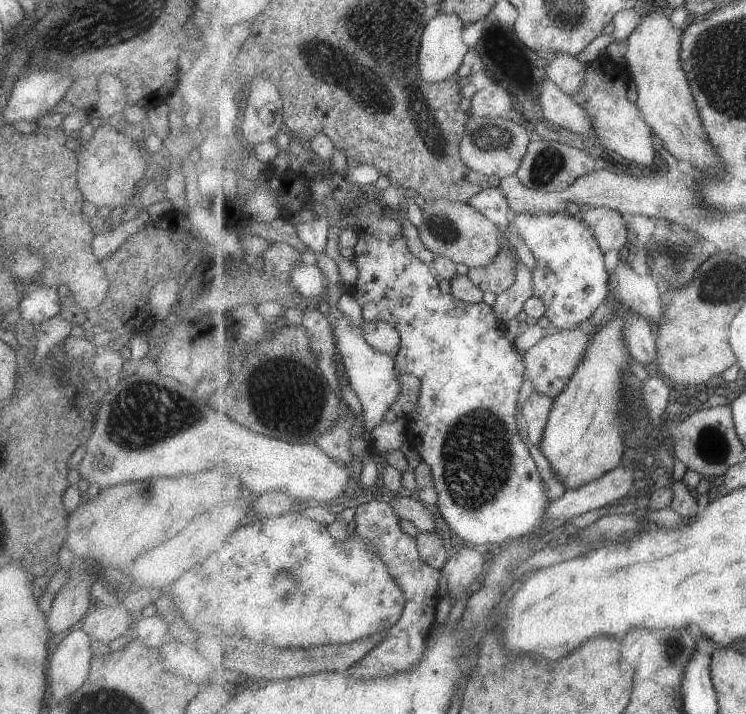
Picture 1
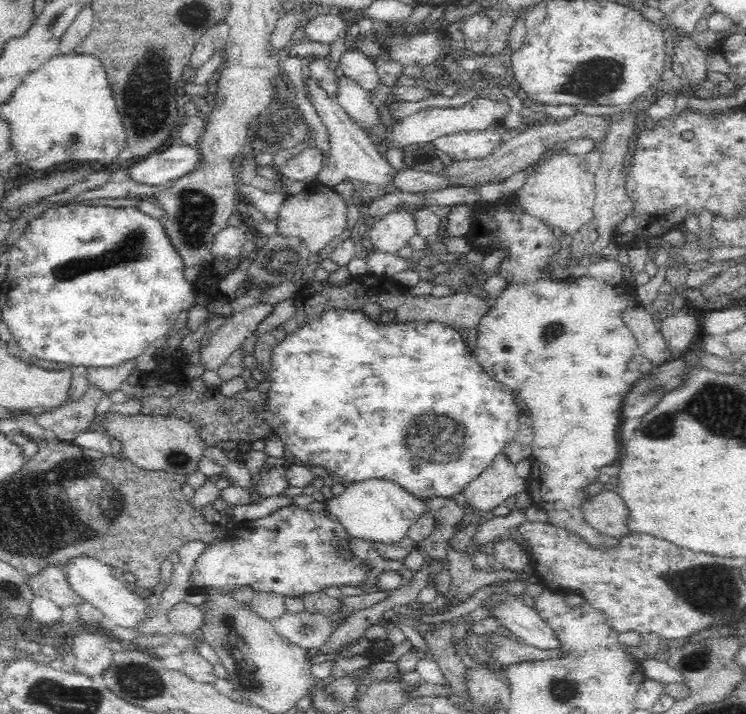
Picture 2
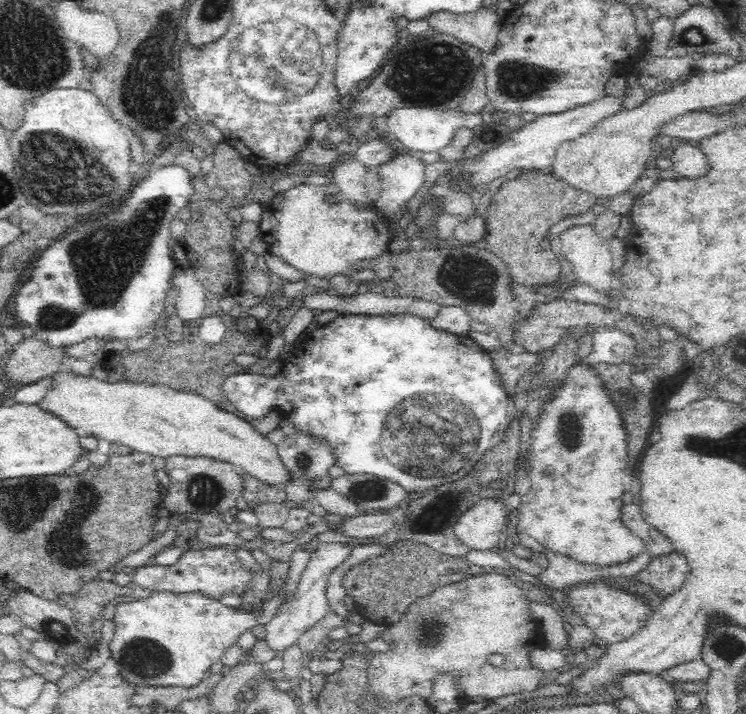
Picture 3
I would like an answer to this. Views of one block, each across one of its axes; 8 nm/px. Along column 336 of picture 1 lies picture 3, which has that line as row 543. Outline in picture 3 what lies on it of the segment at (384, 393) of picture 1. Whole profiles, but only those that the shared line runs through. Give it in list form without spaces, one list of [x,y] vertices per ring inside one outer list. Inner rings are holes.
[[[320,543],[313,552],[306,568],[303,570],[298,591],[286,604],[282,604],[276,616],[265,625],[266,636],[264,636],[264,640],[266,640],[266,646],[272,652],[276,652],[278,658],[283,656],[286,648],[290,648],[290,646],[295,644],[297,638],[302,633],[305,633],[306,630],[326,614],[326,611],[329,609],[327,600],[328,576],[336,567],[346,561],[352,549],[348,544]]]

